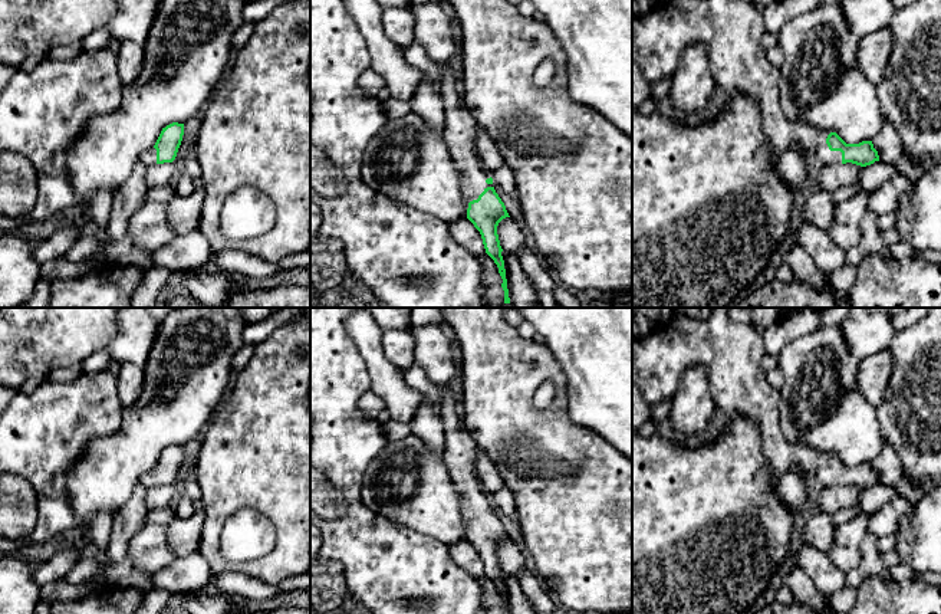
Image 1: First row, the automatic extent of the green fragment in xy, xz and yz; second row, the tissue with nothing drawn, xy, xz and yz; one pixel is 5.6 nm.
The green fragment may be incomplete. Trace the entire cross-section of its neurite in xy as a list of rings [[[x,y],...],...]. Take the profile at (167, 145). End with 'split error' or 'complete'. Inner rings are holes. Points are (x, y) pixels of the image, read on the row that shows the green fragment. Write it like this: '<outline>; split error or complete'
[[[172,122],[162,128],[155,145],[139,155],[138,162],[152,164],[172,162],[177,157],[184,135],[184,124]]]; split error

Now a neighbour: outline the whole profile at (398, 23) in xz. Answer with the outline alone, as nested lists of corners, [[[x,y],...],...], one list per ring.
[[[409,6],[382,9],[381,19],[385,35],[392,43],[404,50],[412,45],[415,19]]]

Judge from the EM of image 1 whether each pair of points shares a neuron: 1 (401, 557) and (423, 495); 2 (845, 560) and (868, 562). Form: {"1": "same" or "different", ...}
{"1": "different", "2": "different"}

